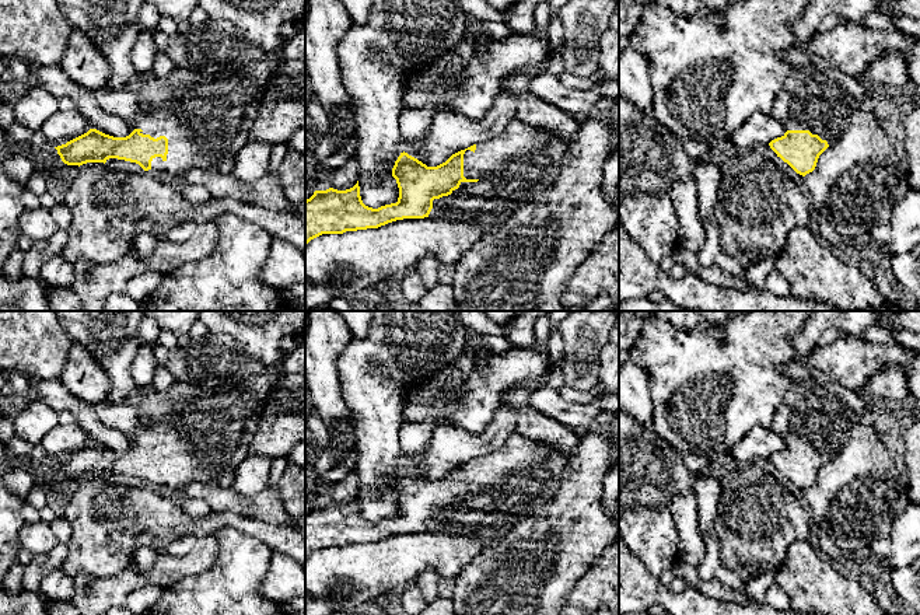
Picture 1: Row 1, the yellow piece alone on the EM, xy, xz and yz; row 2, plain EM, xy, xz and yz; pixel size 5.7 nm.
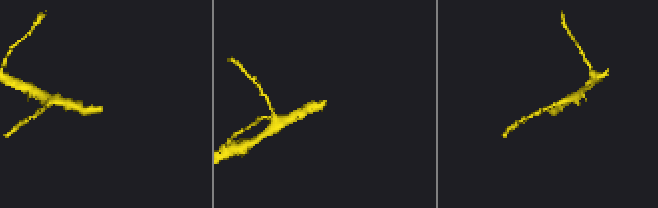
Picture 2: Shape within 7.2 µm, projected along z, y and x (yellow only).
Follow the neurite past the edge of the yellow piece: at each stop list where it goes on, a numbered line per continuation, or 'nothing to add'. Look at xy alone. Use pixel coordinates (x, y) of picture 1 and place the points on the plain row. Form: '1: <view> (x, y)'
1: xy (206, 430)

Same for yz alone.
1: yz (819, 419)

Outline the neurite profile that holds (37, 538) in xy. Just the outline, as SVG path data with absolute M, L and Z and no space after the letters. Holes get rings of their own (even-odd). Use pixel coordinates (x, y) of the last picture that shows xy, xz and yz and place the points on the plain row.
M43 521L25 523L18 532L18 539L22 548L31 553L43 553L53 549L57 545L57 539L53 535L50 525Z

